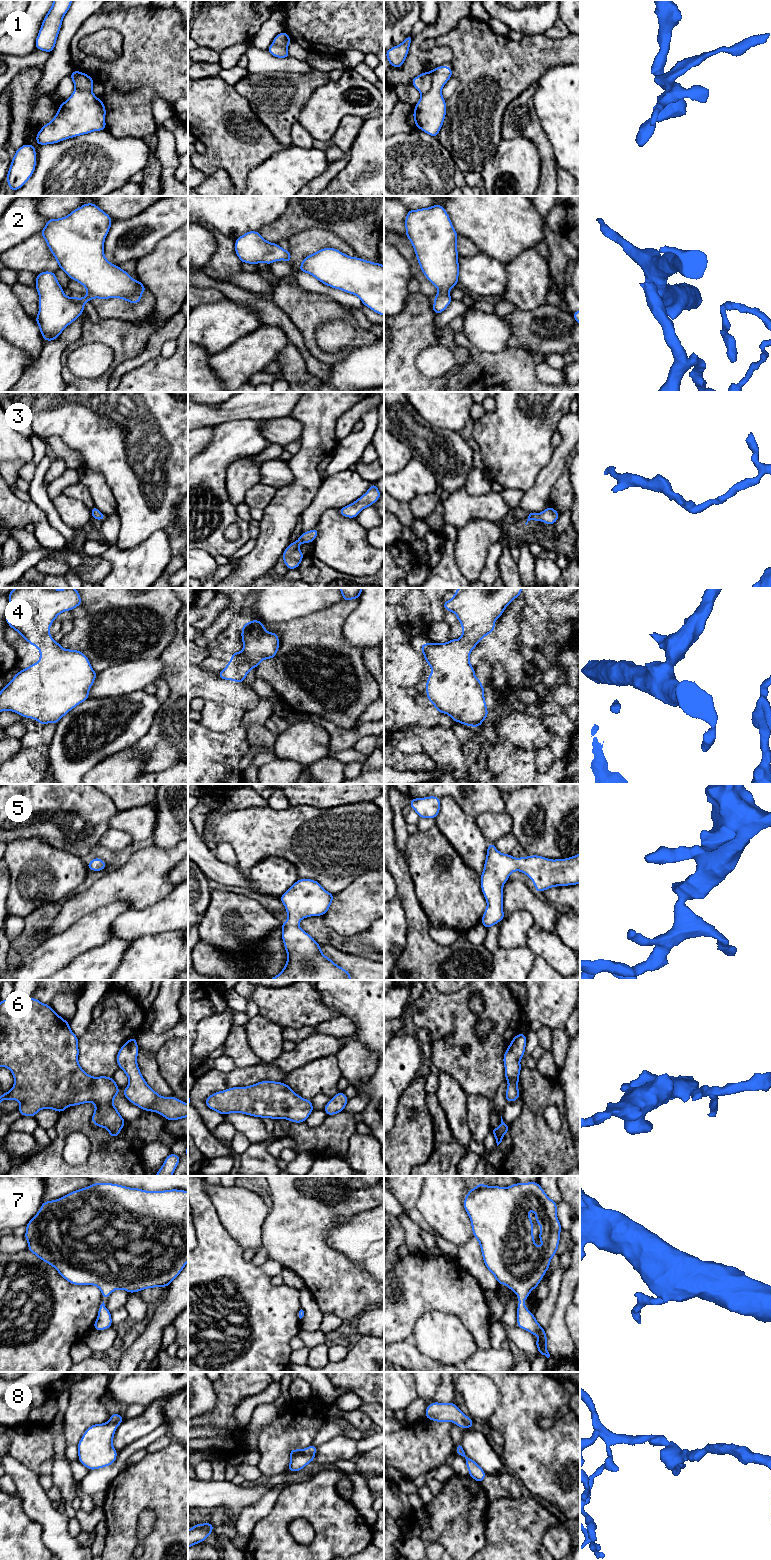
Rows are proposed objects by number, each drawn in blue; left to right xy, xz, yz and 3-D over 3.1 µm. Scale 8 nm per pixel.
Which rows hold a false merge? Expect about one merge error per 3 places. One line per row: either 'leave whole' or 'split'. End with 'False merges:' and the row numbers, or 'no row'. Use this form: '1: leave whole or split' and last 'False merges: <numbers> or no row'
1: split
2: leave whole
3: leave whole
4: leave whole
5: leave whole
6: leave whole
7: leave whole
8: leave whole
False merges: 1

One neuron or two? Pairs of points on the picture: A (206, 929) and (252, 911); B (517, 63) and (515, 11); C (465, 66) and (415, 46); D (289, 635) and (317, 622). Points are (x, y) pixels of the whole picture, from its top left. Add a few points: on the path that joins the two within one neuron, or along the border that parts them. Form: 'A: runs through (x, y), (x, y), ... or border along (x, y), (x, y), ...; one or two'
A: runs through (217, 928), (232, 922), (241, 922); one
B: border along (543, 33), (525, 35); two
C: border along (442, 35), (436, 38), (427, 38), (420, 47); two
D: runs through (296, 635), (304, 635), (310, 629); one

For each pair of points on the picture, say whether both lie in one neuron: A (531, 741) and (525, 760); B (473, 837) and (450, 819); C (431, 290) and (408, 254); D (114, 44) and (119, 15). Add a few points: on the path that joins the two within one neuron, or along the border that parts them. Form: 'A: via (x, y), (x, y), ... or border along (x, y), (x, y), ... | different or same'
A: border along (516, 747), (534, 751) | different
B: via (467, 836), (456, 825) | same
C: via (423, 281), (416, 272), (413, 263) | same
D: border along (93, 32), (115, 29), (122, 38), (122, 52) | different

